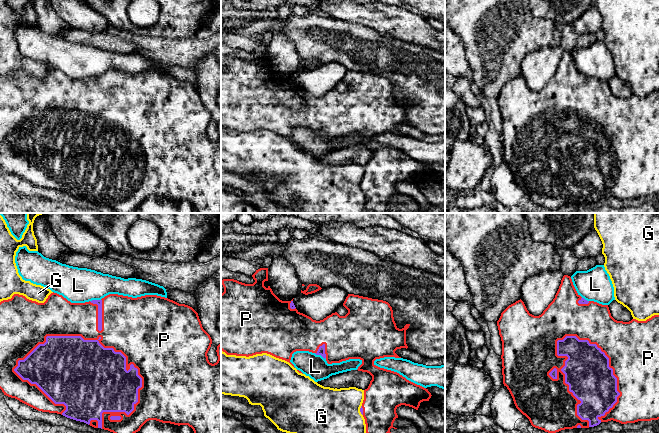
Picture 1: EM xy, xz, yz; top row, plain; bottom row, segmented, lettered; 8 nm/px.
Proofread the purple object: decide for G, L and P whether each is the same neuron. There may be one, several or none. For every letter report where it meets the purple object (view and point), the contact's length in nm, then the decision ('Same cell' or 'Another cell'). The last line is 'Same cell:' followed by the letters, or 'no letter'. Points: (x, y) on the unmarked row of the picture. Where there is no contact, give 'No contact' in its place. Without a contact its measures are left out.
G: Touches purple at xz (360, 186). Shared border 90 nm. Another cell
L: Touches purple at xz (320, 130). Shared border 100 nm. Another cell
P: Touches purple at xy (87, 116). Shared border 1050 nm. Same cell
Same cell: P

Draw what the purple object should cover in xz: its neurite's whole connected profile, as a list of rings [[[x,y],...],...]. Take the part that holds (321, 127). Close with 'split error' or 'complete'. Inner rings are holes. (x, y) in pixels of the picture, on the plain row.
[[[268,44],[256,46],[252,53],[255,56],[253,60],[234,55],[221,56],[224,63],[221,70],[221,126],[227,131],[249,133],[267,129],[289,138],[293,143],[290,136],[296,127],[321,131],[328,140],[360,135],[362,140],[357,146],[372,152],[368,164],[364,166],[364,176],[360,184],[368,213],[390,213],[390,205],[397,205],[393,199],[398,194],[396,185],[399,182],[405,181],[418,186],[421,178],[429,177],[432,171],[428,165],[407,156],[397,148],[374,140],[376,135],[384,133],[401,134],[395,127],[408,124],[406,106],[410,100],[399,105],[388,78],[348,70],[343,79],[348,86],[345,92],[335,88],[316,97],[300,89],[293,77],[280,76],[270,62],[264,62],[264,58],[268,57]]]; split error

